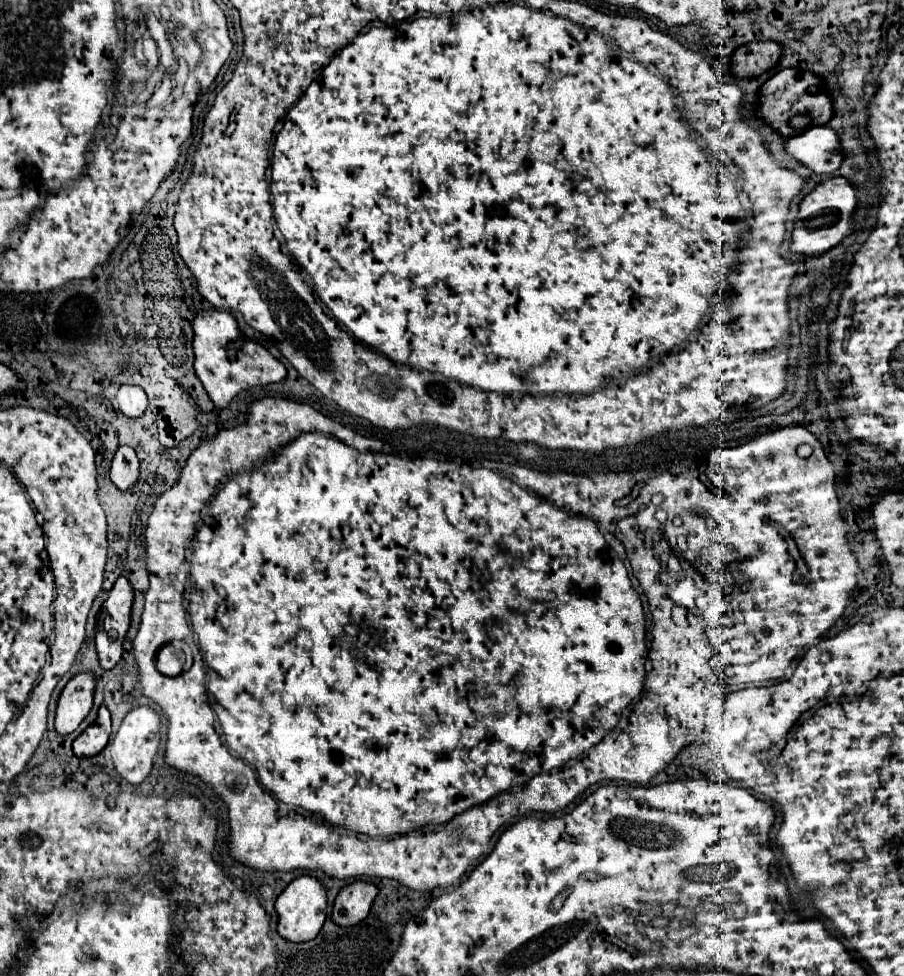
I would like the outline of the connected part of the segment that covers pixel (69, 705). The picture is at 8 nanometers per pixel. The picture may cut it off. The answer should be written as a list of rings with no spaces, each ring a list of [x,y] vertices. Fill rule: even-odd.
[[[90,671],[76,673],[64,687],[56,709],[56,731],[60,735],[72,733],[92,709],[96,675]]]

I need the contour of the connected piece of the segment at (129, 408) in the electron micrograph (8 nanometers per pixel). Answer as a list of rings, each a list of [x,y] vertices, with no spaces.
[[[122,385],[118,389],[116,401],[120,405],[120,411],[126,417],[140,417],[140,415],[144,415],[144,411],[148,407],[148,397],[146,397],[144,389],[134,387],[134,385]]]

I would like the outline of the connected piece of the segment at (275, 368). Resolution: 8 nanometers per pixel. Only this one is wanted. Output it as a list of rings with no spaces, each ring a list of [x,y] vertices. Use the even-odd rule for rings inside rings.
[[[206,311],[194,319],[194,369],[216,409],[226,409],[230,401],[244,389],[280,383],[286,379],[286,367],[274,359],[262,345],[254,341],[240,341],[238,325],[228,311]]]

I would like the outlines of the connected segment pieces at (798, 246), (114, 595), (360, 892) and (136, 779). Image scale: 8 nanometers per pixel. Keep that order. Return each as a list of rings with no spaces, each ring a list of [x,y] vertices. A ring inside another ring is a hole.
[[[830,177],[828,181],[820,183],[814,191],[810,191],[800,203],[800,215],[792,233],[792,253],[818,257],[830,249],[834,249],[842,239],[852,235],[852,217],[858,207],[858,193],[856,187],[846,177]]]
[[[120,575],[98,617],[96,651],[104,669],[112,669],[122,657],[122,643],[130,627],[132,603],[134,589],[126,575]]]
[[[354,881],[342,887],[332,909],[334,923],[342,927],[350,927],[364,921],[374,903],[376,893],[378,887],[370,881]]]
[[[148,705],[134,707],[124,717],[116,737],[110,743],[112,761],[114,761],[116,771],[132,785],[142,783],[148,777],[148,773],[152,771],[152,761],[154,761],[154,755],[158,753],[158,745],[160,745],[160,715]]]

